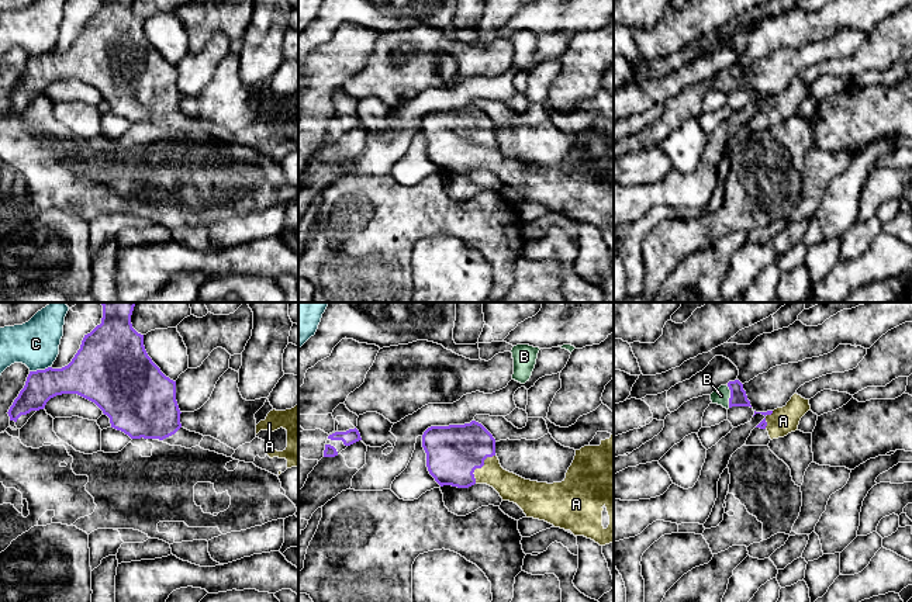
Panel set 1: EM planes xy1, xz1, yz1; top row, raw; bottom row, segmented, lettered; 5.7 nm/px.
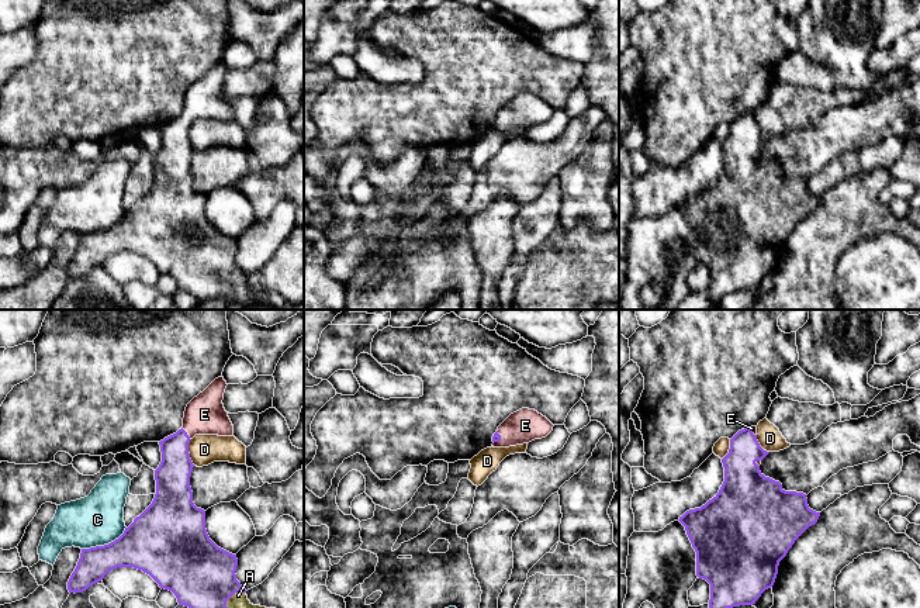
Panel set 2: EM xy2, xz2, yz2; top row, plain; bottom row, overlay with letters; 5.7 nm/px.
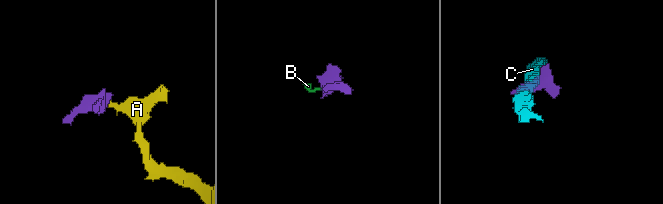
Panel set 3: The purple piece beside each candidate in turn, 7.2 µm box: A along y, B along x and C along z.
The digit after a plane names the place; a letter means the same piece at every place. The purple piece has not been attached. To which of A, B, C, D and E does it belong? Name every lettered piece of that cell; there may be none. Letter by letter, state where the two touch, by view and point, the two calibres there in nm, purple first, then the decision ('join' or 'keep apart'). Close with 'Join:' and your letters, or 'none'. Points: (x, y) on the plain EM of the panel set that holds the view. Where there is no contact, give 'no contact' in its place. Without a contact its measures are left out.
A: meets purple in xz1 at (480, 152); 320 nm thick on the purple side, 160 nm on the other; join
B: meets purple in yz1 at (731, 82); 100 nm thick on the purple side, 90 nm on the other; join
C: meets purple in xy2 at (104, 230); 300 nm thick on the purple side, 300 nm on the other; keep apart
D: meets purple in xy2 at (187, 137); 200 nm thick on the purple side, 180 nm on the other; keep apart
E: meets purple in xy2 at (186, 118); 190 nm thick on the purple side, 220 nm on the other; join
Join: A, B, E

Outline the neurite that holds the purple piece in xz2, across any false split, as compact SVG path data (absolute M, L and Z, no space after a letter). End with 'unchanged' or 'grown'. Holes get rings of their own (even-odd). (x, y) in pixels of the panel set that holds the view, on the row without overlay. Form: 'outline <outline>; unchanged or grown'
outline M522 93L511 99L492 121L494 132L509 132L546 122L553 108L535 94Z; grown

